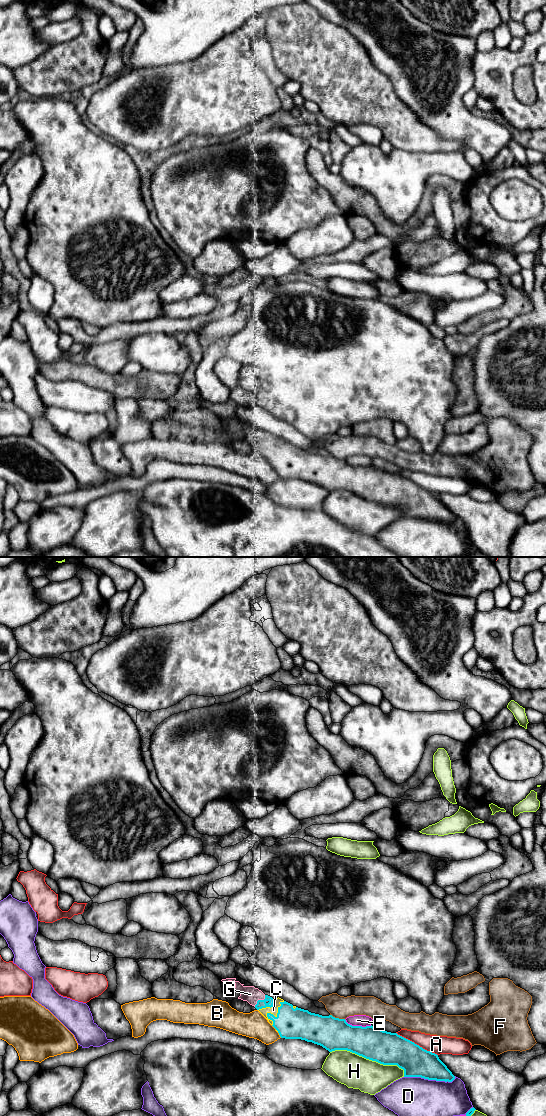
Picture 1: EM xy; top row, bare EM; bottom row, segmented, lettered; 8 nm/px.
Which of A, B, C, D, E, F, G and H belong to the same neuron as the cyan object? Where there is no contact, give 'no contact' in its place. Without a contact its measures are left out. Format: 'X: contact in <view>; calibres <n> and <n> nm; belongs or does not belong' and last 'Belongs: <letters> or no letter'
A: contact in xy; calibres 260 and 140 nm; does not belong
B: contact in xy; calibres 240 and 200 nm; does not belong
C: contact in xy; calibres 240 and 70 nm; belongs
D: contact in xy; calibres 240 and 460 nm; does not belong
E: contact in xy; calibres 260 and 100 nm; does not belong
F: contact in xy; calibres 260 and 180 nm; does not belong
G: contact in xy; calibres 70 and 130 nm; belongs
H: contact in xy; calibres 260 and 260 nm; does not belong
Belongs: C, G

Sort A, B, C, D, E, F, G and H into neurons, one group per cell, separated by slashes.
A / B / C G / D / E / F / H

